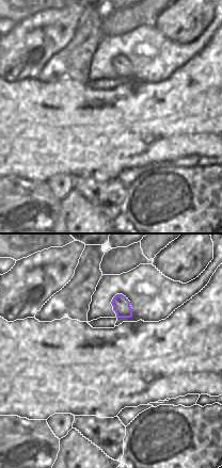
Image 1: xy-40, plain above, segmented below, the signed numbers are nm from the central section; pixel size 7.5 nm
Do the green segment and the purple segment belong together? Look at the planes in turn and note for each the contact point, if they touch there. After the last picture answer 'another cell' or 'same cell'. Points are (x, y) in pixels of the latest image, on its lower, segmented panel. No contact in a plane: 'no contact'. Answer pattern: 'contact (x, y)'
no contact

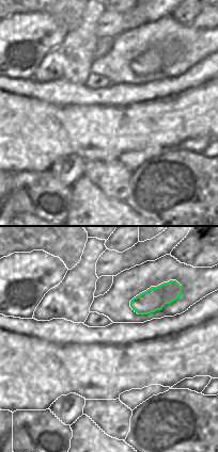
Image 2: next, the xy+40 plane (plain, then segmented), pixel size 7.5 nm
no contact

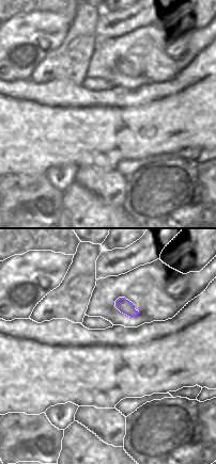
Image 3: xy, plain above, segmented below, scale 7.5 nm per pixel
no contact

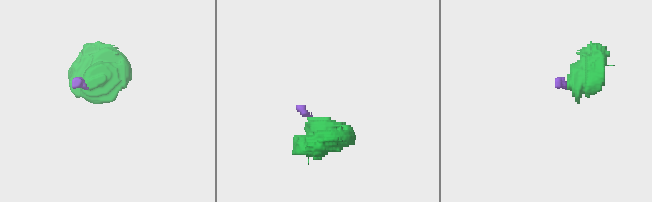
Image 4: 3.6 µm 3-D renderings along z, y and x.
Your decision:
same cell

